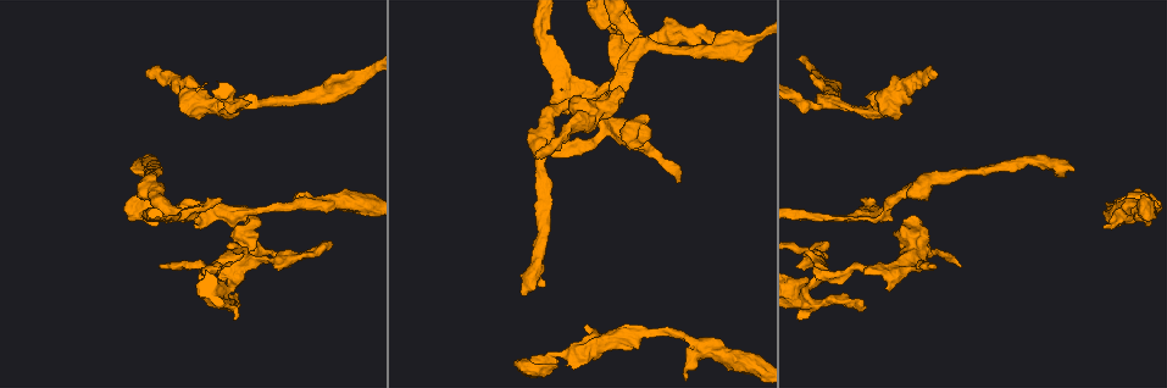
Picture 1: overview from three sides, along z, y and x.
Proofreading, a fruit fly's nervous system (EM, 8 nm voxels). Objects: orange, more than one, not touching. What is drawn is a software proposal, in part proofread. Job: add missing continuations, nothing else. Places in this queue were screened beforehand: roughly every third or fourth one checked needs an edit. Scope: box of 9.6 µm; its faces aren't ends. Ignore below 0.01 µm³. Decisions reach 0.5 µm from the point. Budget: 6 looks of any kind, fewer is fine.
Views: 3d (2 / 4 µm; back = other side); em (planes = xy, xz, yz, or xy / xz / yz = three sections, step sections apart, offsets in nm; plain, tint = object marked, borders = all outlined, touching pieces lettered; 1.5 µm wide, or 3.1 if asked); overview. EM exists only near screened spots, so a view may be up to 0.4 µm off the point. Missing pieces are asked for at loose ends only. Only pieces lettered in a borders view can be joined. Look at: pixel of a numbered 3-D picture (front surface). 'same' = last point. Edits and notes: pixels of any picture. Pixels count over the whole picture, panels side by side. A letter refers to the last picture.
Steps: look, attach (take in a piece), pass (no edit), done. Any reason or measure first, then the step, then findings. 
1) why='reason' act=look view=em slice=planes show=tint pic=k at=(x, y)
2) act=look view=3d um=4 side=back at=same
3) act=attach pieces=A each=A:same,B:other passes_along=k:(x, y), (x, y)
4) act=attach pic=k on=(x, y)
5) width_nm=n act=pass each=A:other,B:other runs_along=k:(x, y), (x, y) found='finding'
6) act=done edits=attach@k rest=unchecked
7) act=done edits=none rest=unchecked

why='long arm stops here' act=look view=em slice=planes show=borders pic=1 at=(523, 295)

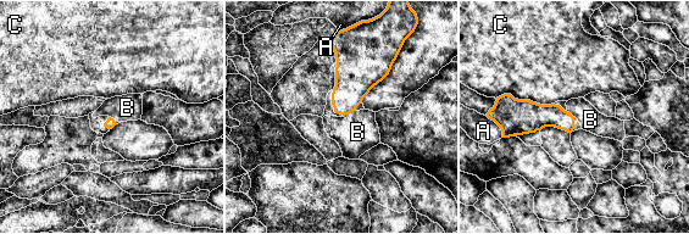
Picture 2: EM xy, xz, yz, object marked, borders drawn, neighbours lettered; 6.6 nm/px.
longest_contact=C:400nm act=attach pieces=B each=A:other,B:same,C:other found='the neuron continues'

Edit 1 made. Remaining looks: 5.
why='branch stops here' act=look view=3d um=2 pic=1 at=(194, 227)

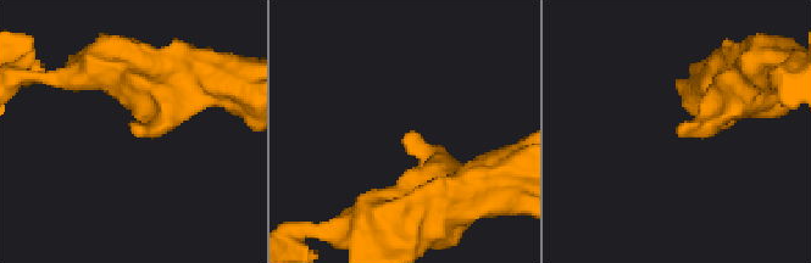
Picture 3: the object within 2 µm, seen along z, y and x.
act=look view=em slice=yz step=4 show=borders pic=3 at=(130, 128)

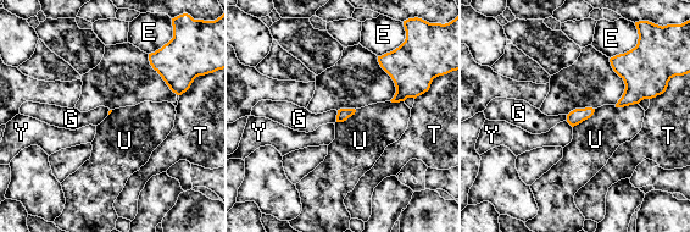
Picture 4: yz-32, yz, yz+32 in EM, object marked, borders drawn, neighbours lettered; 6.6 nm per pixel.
longest_contact=U:200nm act=pass each=E:other,G:other,T:other,U:other,Y:other found='no lettered piece goes on from it'

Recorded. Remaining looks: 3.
why='an open end' act=look view=em slice=yz step=8 show=borders pic=1 at=(327, 78)

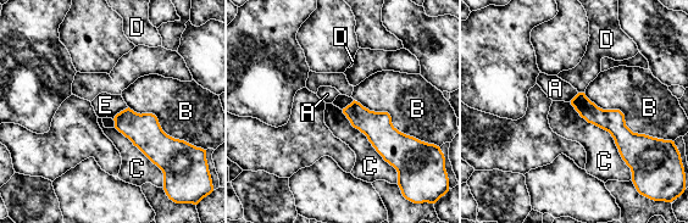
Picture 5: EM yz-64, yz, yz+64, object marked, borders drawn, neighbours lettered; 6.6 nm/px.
act=look view=em slice=planes show=borders at=same

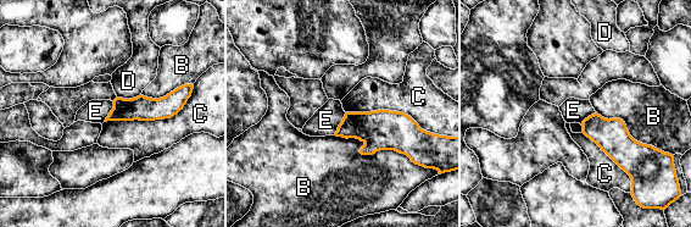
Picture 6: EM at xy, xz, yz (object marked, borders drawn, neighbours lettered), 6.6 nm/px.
act=pass each=B:other,C:other,D:other,E:other border=6:(346, 112), (333, 134) found='no lettered piece goes on from it'

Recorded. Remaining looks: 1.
act=done edits=attach@2 rest=unchecked

